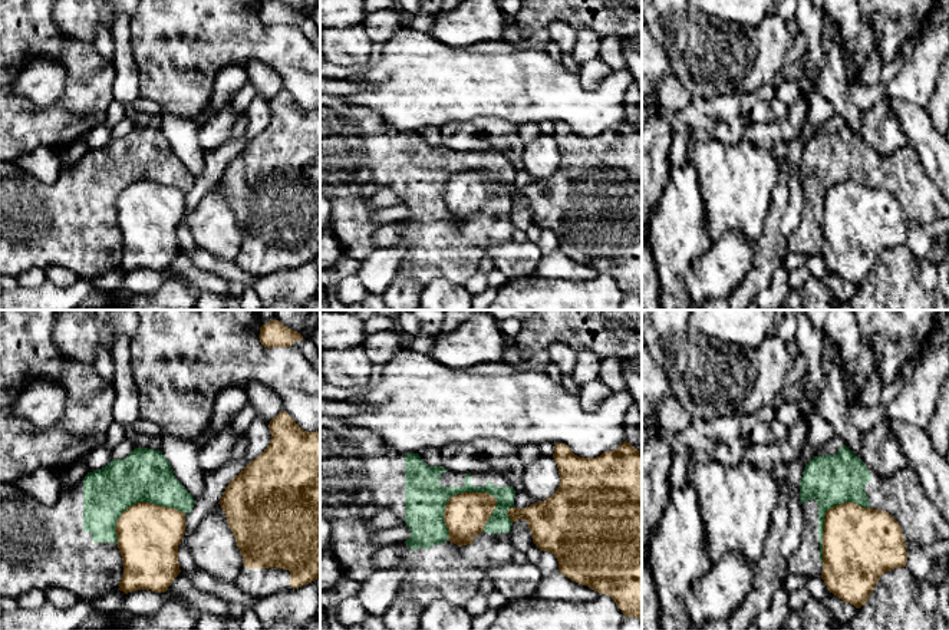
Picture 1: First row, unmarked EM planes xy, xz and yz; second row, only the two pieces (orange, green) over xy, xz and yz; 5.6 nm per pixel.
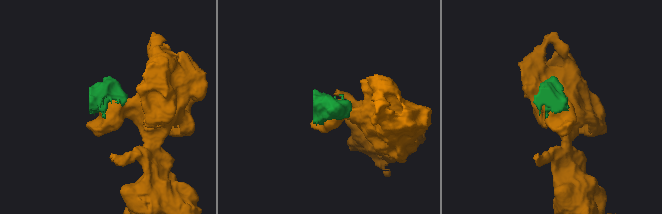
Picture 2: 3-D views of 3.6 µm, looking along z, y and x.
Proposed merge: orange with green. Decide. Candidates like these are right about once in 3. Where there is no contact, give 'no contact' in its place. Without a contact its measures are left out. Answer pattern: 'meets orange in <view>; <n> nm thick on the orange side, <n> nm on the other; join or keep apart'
meets orange in xz; 240 nm thick on the orange side, 240 nm on the other; keep apart

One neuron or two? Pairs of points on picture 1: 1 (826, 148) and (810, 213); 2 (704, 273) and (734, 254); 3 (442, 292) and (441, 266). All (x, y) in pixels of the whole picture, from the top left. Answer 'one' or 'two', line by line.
1: one
2: one
3: two

